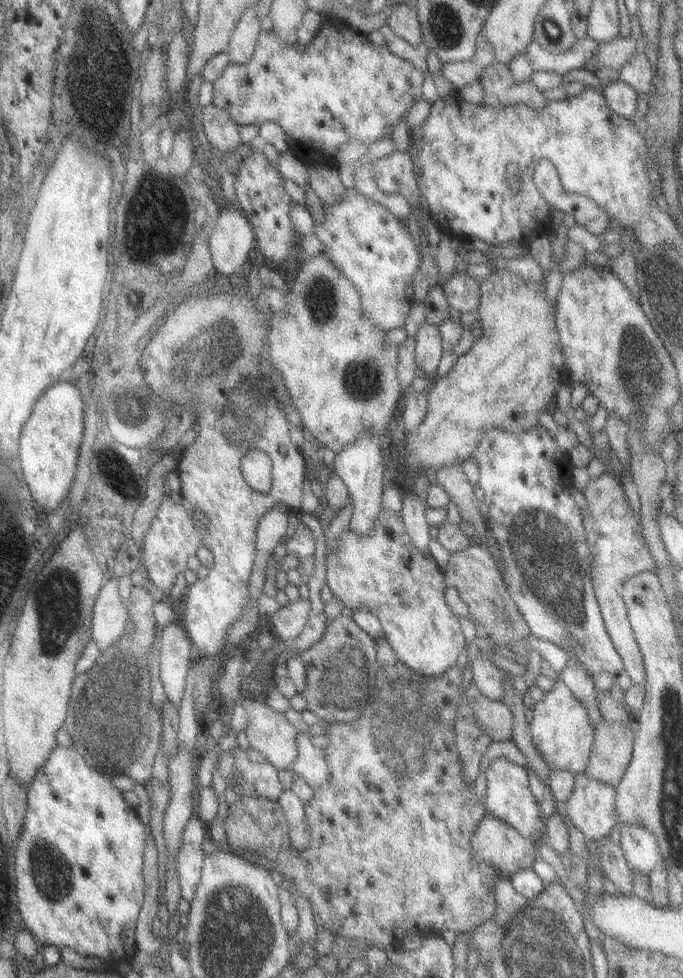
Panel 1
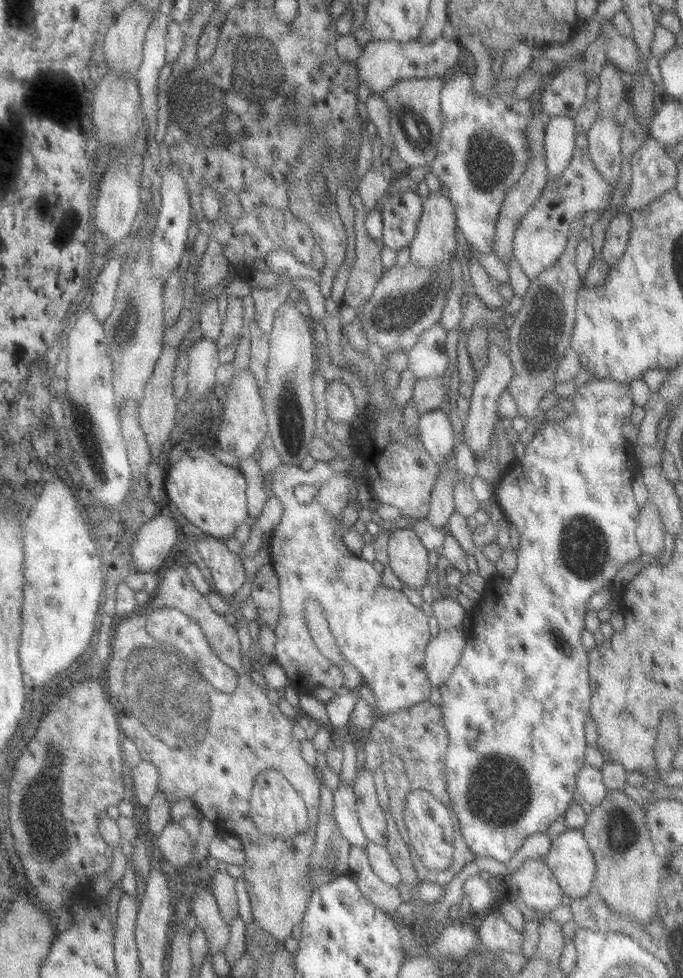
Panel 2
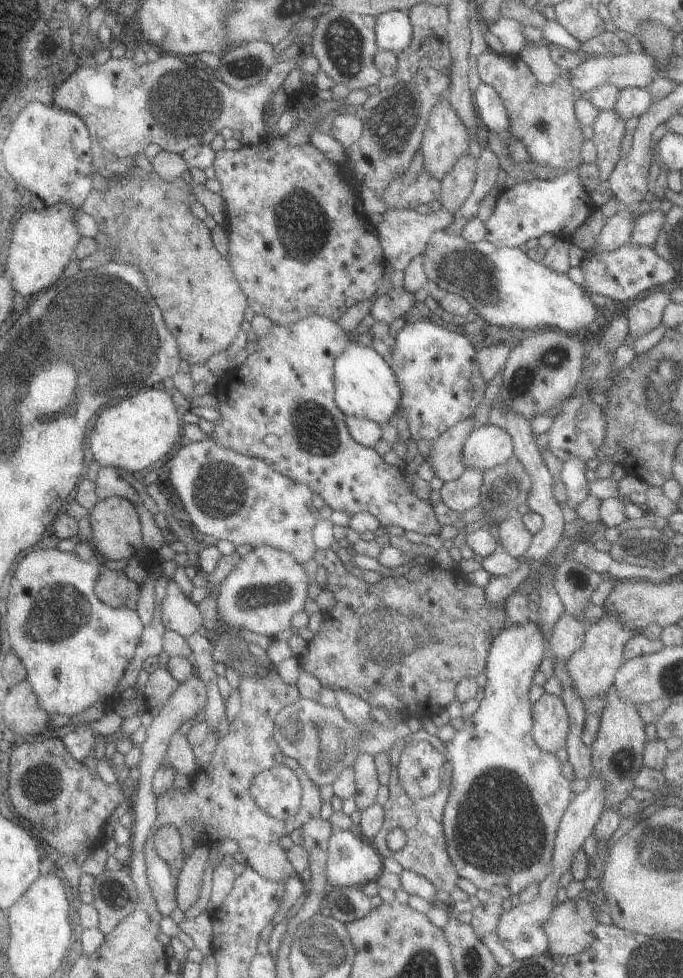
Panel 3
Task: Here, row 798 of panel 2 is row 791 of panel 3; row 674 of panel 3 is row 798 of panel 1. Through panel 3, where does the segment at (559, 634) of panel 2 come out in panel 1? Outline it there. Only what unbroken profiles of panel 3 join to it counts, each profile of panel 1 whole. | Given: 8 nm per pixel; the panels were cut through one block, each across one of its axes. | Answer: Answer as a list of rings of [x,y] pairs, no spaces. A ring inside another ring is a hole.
[[[496,757],[485,767],[486,795],[482,805],[484,812],[514,828],[531,842],[541,839],[543,818],[540,818],[535,799],[528,787],[527,768],[505,757]]]

